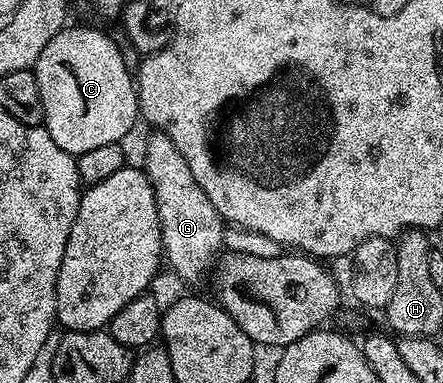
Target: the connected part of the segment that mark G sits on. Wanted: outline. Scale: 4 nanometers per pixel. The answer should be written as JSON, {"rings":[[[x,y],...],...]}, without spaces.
{"rings":[[[155,131],[150,134],[147,146],[143,149],[143,161],[141,168],[147,174],[149,183],[155,192],[155,202],[157,203],[157,213],[161,223],[161,239],[163,240],[163,255],[166,264],[171,264],[171,269],[183,281],[195,285],[203,276],[210,274],[214,270],[224,248],[223,231],[225,222],[219,216],[217,207],[209,203],[209,195],[201,191],[201,183],[193,179],[193,171],[189,171],[189,163],[181,156],[181,151],[173,147],[173,143],[162,131]]]}

